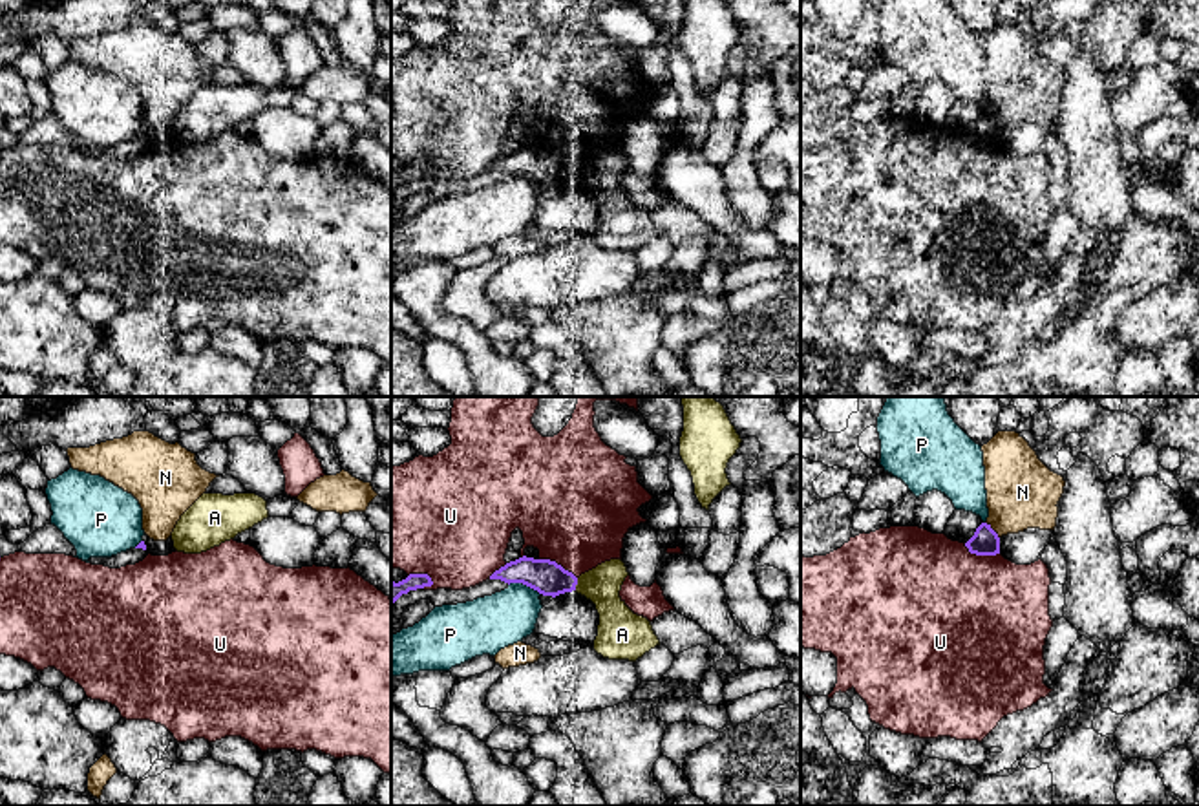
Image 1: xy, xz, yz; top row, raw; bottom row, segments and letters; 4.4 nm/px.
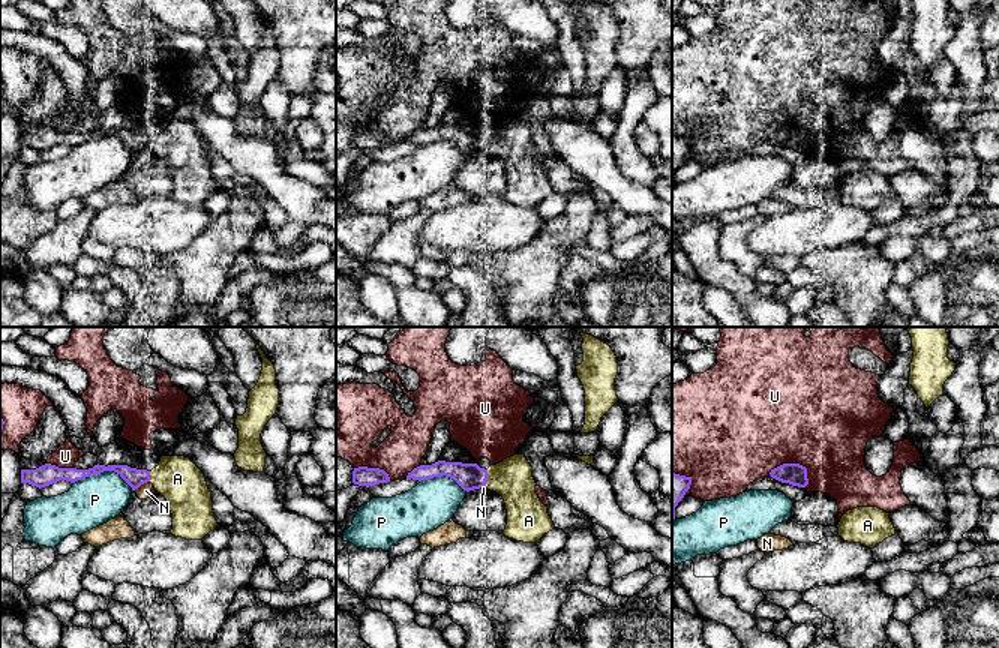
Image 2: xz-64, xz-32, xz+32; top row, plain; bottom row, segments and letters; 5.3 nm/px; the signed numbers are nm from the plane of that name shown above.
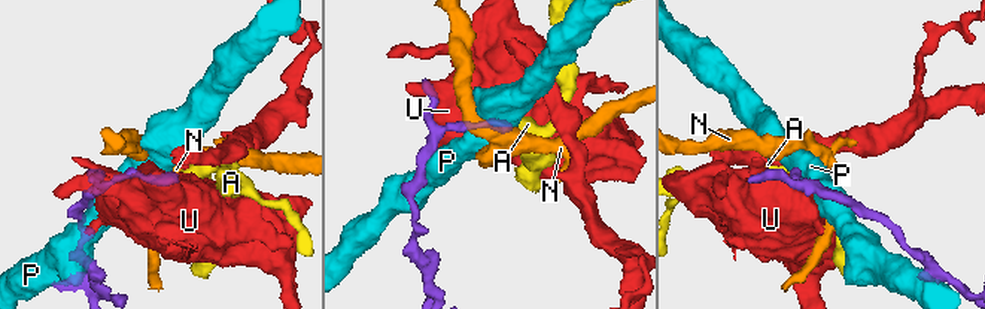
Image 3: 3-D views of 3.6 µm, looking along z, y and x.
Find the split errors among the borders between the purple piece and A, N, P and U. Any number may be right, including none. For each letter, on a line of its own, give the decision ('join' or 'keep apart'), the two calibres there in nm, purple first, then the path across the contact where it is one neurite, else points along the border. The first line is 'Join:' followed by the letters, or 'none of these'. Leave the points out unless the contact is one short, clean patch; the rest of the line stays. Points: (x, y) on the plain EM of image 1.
Join: A
A: join; 150 nm thick on the purple side, 170 nm on the other
N: keep apart; 120 nm thick on the purple side, 320 nm on the other
P: keep apart; 150 nm thick on the purple side, 240 nm on the other
U: keep apart; 90 nm thick on the purple side, 500 nm on the other

